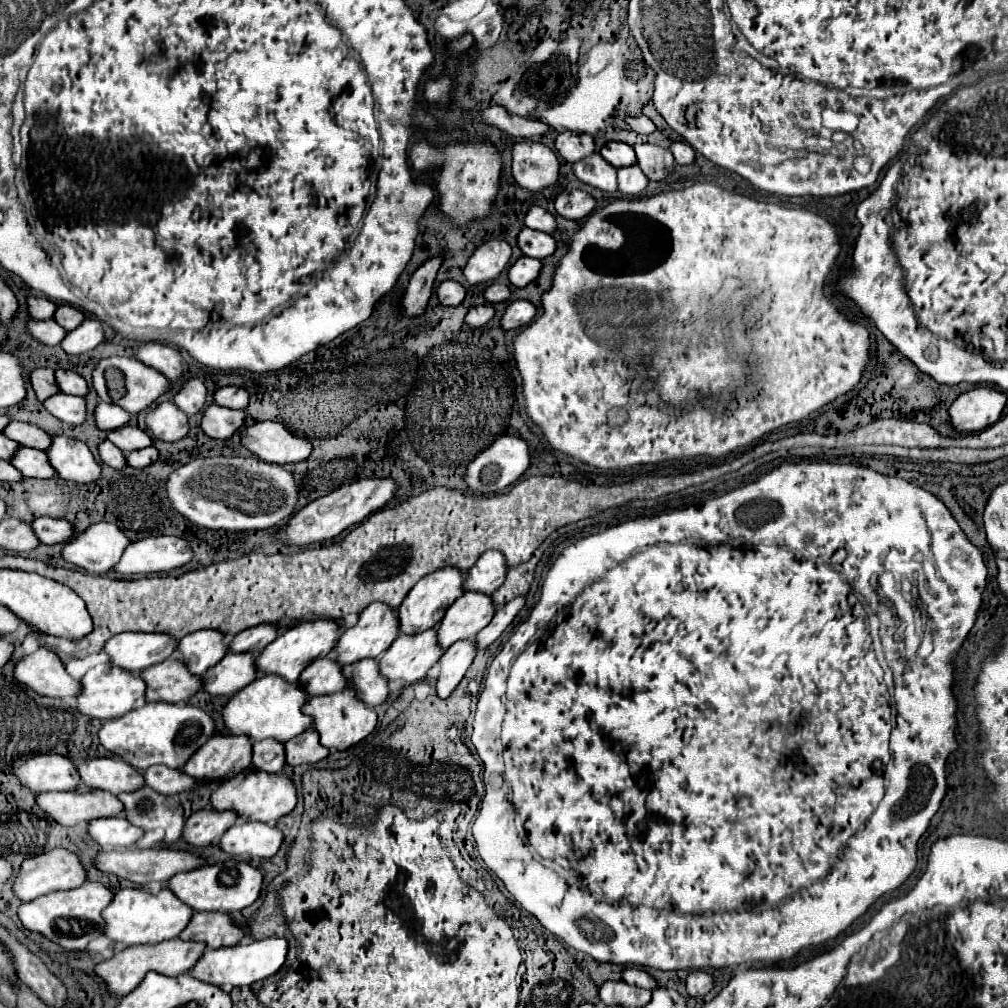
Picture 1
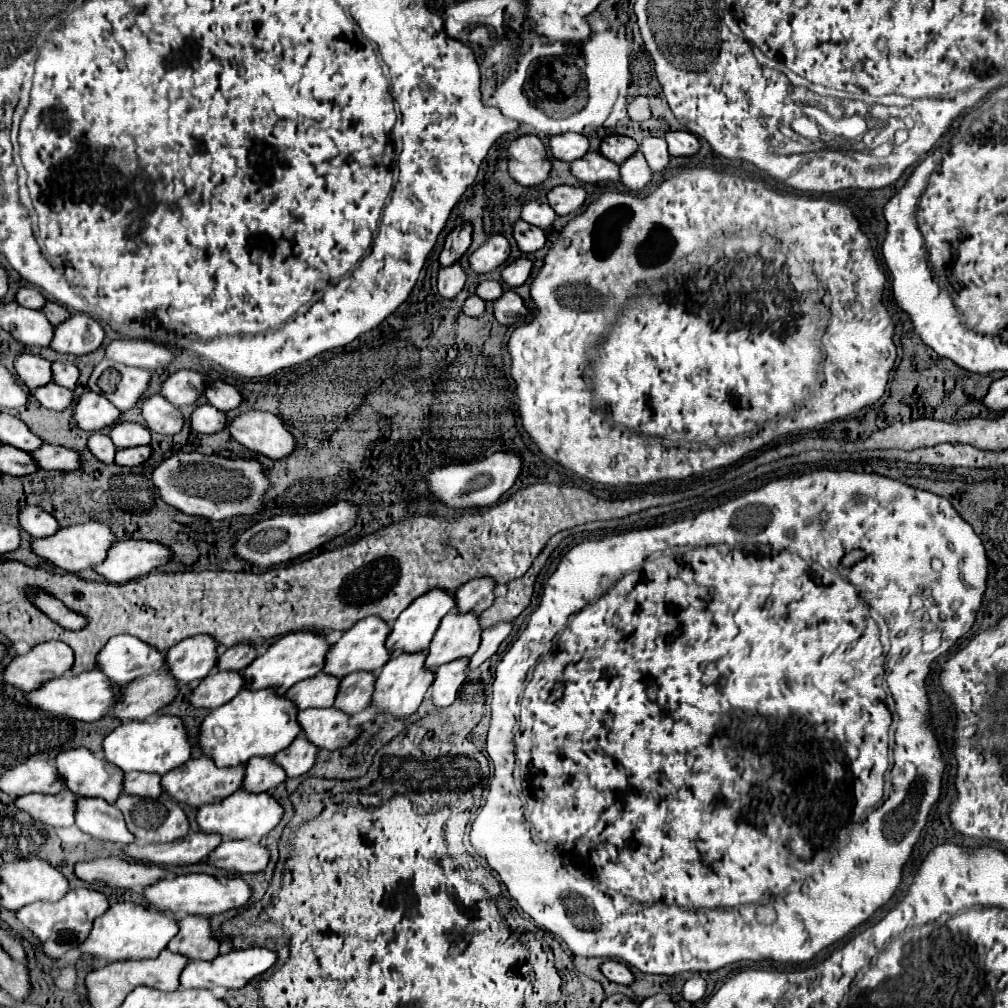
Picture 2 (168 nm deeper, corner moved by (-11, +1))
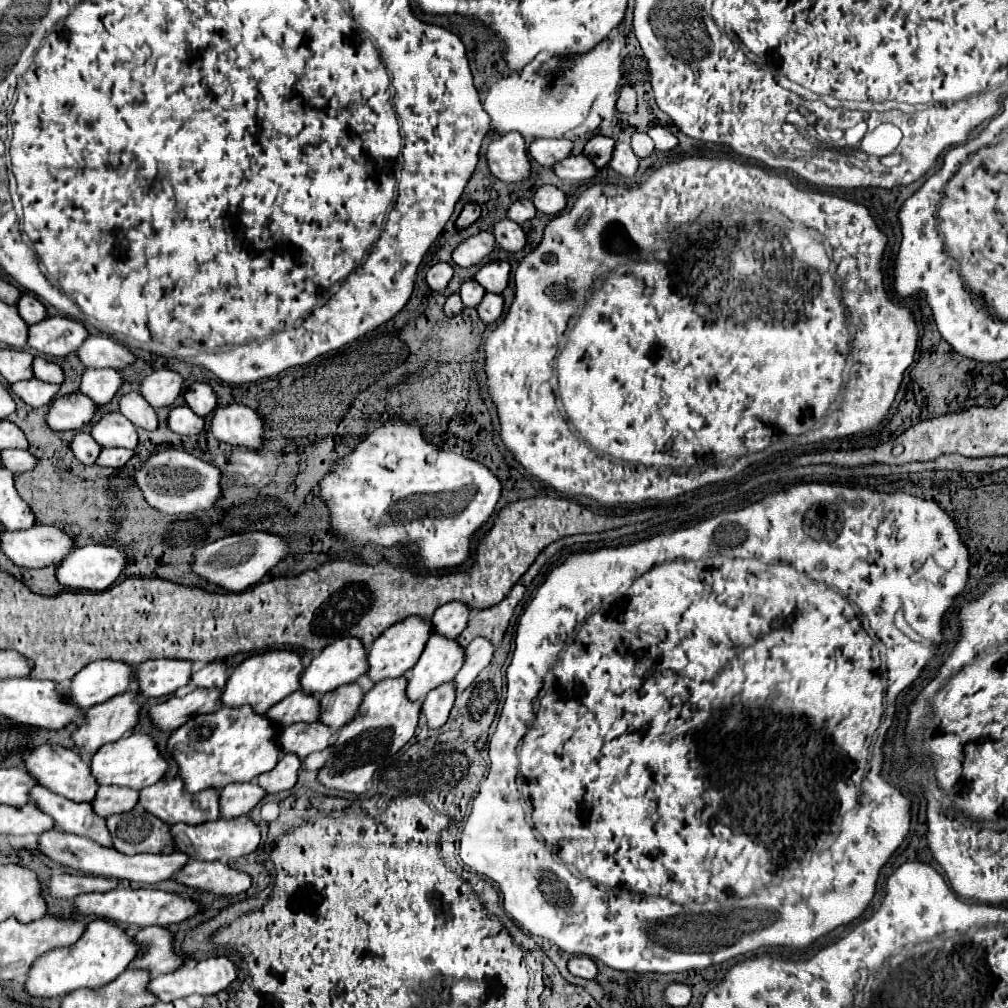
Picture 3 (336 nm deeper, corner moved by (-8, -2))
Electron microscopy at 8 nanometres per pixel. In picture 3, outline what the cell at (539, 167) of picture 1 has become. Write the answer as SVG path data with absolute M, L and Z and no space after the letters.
M507 133L487 147L491 173L505 183L521 183L531 175L531 161L521 133Z

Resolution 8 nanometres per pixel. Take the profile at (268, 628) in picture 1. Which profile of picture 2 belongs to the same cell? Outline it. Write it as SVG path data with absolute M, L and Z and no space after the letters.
M236 644L228 648L216 662L216 668L222 670L232 670L232 672L242 672L252 660L256 658L256 648L250 644Z

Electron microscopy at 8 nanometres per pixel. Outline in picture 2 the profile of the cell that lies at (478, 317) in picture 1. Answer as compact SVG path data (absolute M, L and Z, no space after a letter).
M470 294L462 304L462 312L466 316L480 316L484 312L484 302L476 294Z

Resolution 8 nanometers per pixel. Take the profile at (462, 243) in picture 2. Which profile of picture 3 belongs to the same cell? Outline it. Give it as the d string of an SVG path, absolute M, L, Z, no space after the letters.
M467 203L467 205L465 205L465 209L461 211L459 219L457 219L457 229L461 231L461 229L465 229L465 227L473 225L473 223L479 219L479 213L481 213L479 205L475 205L475 203Z

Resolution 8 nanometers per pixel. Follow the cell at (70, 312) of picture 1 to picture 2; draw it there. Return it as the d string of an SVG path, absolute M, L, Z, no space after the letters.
M46 302L44 306L42 306L42 310L40 310L48 320L50 320L50 324L52 326L56 326L56 324L60 324L60 322L64 322L64 318L68 318L70 314L68 314L68 310L66 308L62 308L60 304L56 304L56 302Z

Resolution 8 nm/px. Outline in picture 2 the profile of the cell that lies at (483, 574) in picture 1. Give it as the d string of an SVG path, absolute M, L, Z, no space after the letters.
M470 580L468 584L460 586L454 594L458 614L482 614L494 602L494 584L492 580Z

